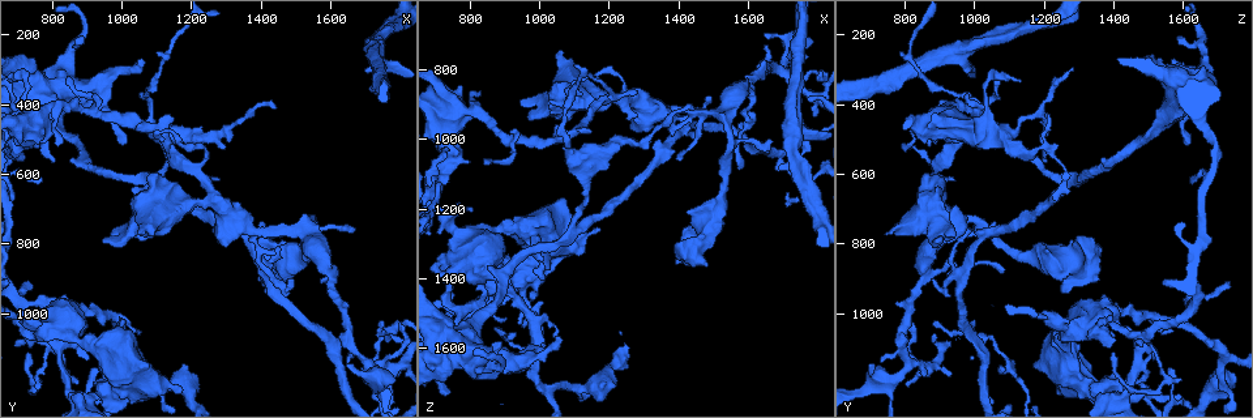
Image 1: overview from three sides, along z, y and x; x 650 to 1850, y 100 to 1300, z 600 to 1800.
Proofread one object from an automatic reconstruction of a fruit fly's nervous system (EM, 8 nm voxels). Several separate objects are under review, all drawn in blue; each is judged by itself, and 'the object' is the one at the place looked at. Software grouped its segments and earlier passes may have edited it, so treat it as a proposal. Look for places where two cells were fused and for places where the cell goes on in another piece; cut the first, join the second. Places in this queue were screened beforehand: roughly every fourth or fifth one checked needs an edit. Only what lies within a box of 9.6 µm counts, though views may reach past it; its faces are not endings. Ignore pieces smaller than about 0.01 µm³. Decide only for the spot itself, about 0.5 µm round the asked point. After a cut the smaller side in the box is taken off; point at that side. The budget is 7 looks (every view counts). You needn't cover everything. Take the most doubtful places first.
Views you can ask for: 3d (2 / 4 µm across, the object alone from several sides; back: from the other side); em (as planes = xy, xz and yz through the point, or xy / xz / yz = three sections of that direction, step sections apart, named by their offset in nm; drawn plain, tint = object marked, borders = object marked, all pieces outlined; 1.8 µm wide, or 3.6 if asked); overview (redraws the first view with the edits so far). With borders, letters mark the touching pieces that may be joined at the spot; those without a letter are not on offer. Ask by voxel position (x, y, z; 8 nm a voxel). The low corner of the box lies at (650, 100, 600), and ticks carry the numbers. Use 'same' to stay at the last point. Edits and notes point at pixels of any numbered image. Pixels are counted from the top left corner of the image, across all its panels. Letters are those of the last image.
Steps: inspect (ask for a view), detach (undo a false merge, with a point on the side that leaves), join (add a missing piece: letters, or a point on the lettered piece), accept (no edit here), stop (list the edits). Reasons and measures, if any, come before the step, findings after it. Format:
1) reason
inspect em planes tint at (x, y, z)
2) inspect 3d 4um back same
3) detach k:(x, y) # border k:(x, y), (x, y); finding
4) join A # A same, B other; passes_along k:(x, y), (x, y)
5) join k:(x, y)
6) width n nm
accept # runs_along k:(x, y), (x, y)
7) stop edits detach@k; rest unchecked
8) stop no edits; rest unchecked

inspect em planes tint at (1500, 770, 920)

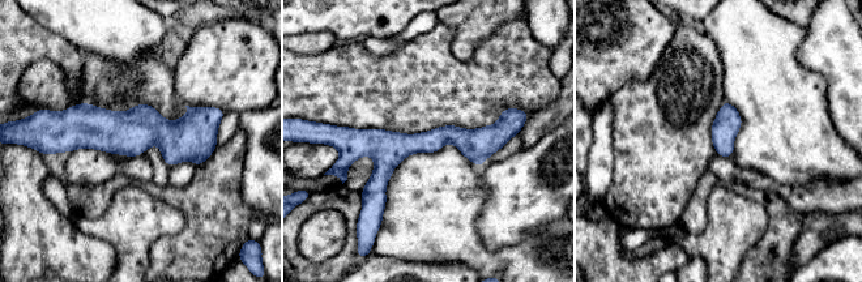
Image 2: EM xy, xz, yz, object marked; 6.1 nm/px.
inspect em planes borders same

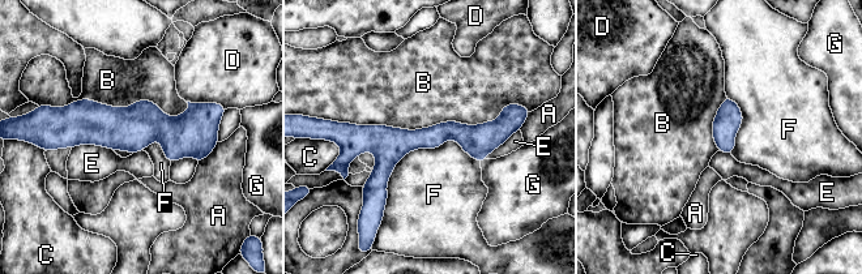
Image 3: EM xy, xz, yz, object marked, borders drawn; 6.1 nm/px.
accept # A other, B other, C other, D other, E other, F other, G other; runs_along 3:(351, 129), (362, 138), (508, 132); all the same cell

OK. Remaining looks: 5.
arms part here
inspect em xz step 16 borders at (920, 420, 1010)

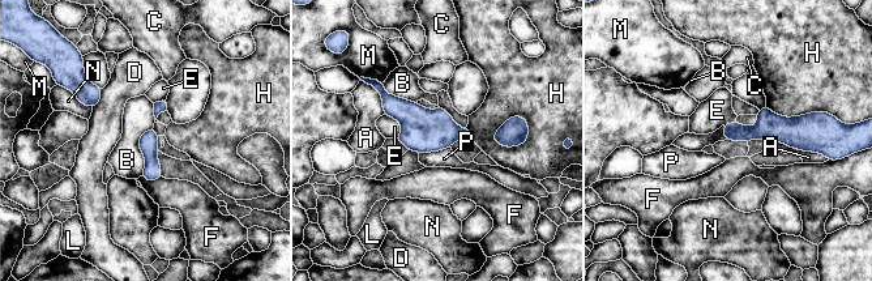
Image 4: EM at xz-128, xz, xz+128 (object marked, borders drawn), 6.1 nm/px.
width 110 nm
accept # A other, B other, C other, D other, E other, F other, H other, L other, M other, N other, P other; runs_along 4:(726, 132), (806, 135); one cell here

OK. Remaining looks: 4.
thin end
inspect em xz step 4 tint at (1120, 500, 870)

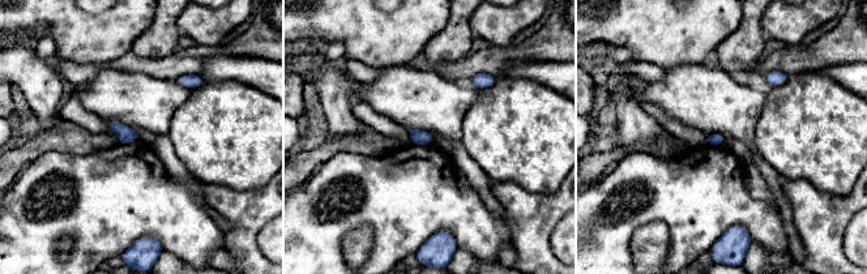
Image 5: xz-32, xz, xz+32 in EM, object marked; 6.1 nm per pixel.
cut it another way
inspect em planes borders same

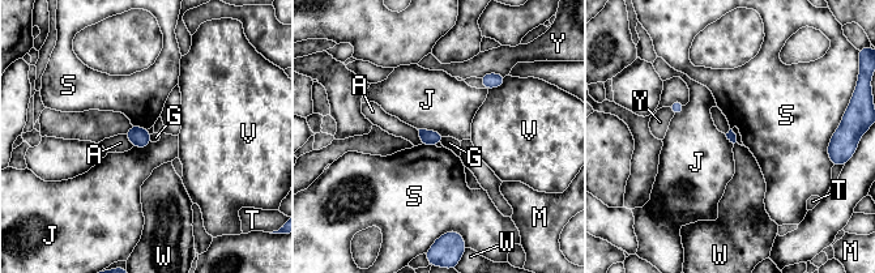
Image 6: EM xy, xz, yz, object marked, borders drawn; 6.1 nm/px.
longest_contact J 180 nm
accept # A other, G other, J other, M other, S other, T other, V other, W other, Y other; none of them fits

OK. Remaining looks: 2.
stop no edits; rest unchecked

